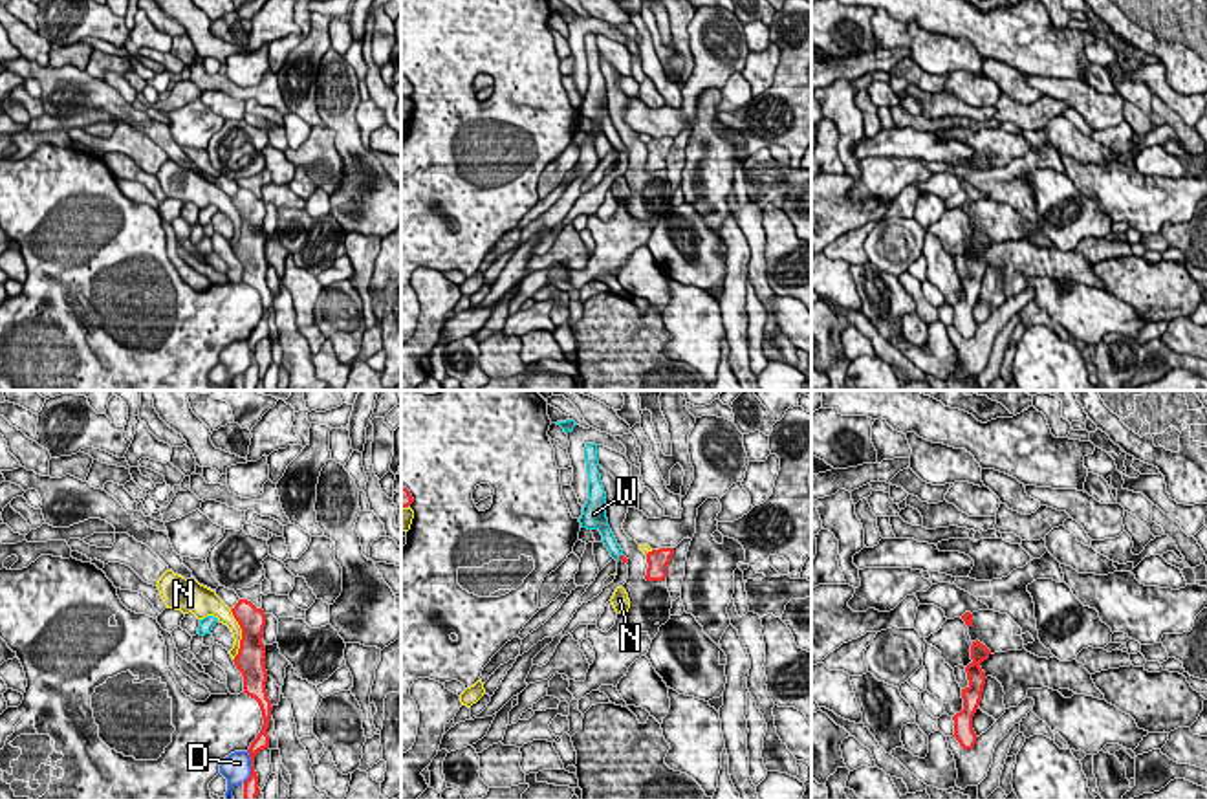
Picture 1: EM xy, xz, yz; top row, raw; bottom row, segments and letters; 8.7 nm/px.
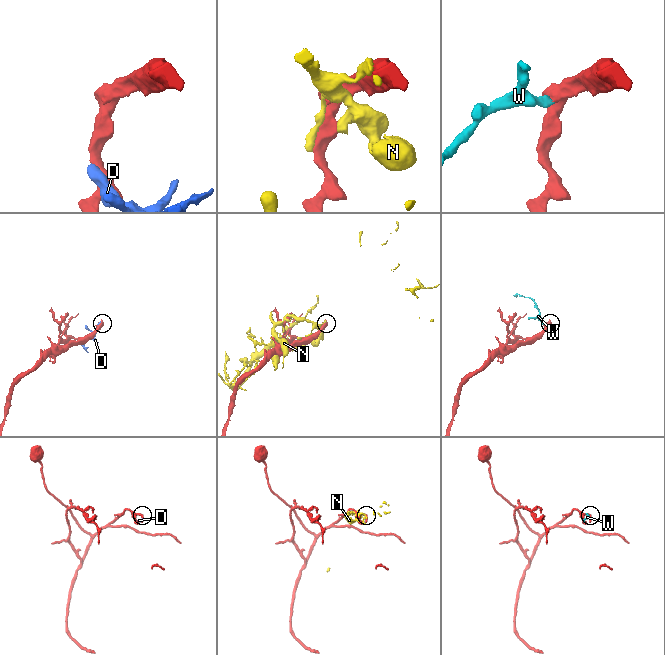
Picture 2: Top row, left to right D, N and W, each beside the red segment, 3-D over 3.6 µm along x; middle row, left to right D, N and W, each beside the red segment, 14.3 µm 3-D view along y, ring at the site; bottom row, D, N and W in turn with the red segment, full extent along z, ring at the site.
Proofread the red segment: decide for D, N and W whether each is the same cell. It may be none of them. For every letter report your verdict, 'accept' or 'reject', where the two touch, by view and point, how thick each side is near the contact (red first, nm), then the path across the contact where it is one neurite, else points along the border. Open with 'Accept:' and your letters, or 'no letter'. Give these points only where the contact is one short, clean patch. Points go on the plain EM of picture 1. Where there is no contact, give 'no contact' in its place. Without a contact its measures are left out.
Accept: W
D: reject; contact xy (251, 356); calibres 130 and 260 nm
N: reject; contact xy (242, 224); calibres 260 and 140 nm
W: accept; contact xz (619, 147); calibres 60 and 120 nm; way xz (621, 147), (619, 147), (608, 129)

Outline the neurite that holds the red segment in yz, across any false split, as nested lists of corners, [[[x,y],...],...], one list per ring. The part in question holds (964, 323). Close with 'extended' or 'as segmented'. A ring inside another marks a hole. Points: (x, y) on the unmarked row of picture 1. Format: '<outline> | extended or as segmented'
[[[978,229],[971,235],[971,253],[965,257],[969,275],[962,279],[963,299],[952,306],[954,310],[954,328],[963,339],[973,339],[976,334],[976,323],[973,319],[973,306],[980,295],[985,262],[980,253],[987,249],[991,240]]] | as segmented

